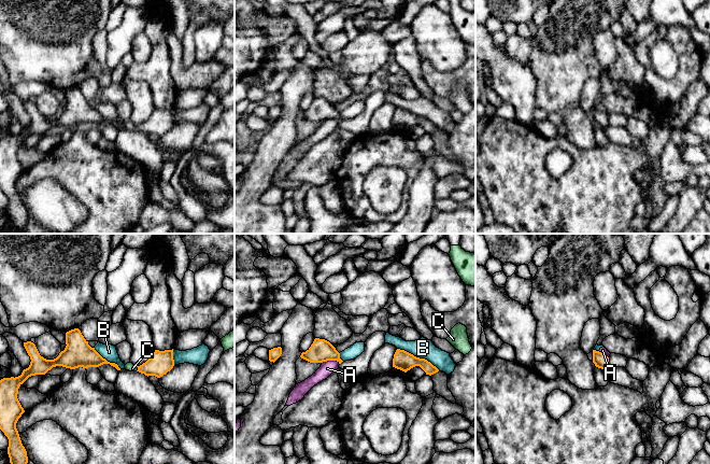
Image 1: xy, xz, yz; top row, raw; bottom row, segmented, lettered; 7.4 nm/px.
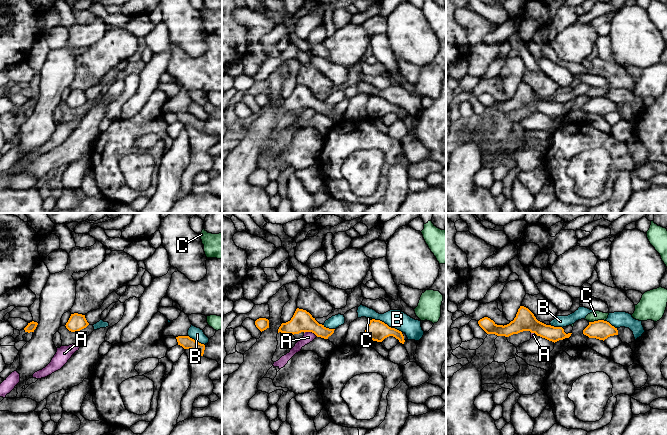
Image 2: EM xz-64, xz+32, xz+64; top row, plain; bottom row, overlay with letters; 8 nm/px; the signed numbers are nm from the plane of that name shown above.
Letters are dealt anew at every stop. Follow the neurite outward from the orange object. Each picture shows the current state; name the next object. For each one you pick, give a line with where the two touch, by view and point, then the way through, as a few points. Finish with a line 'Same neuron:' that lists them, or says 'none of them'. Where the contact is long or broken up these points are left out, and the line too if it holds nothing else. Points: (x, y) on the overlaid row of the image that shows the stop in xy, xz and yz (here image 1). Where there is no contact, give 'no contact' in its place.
Same neuron: none of them

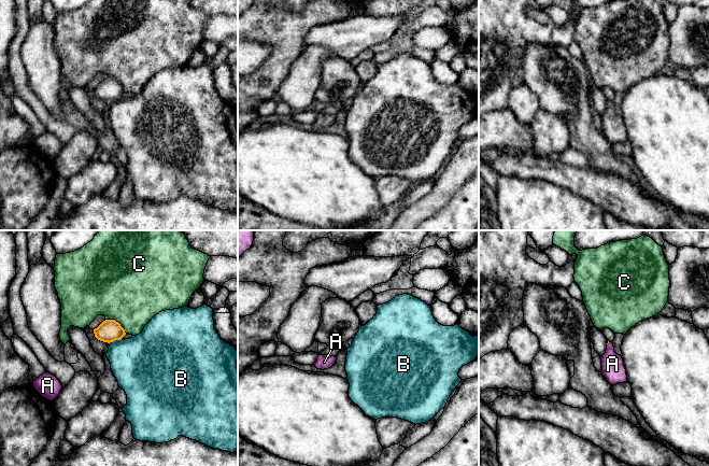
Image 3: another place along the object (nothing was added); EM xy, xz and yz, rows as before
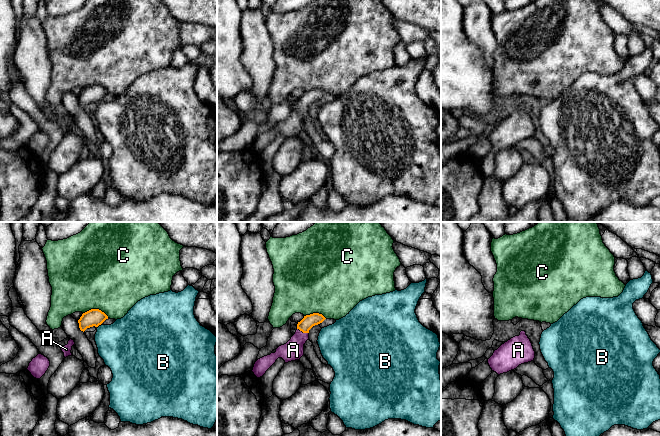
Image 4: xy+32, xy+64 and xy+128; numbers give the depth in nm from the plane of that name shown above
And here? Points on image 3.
A: no contact
Same neuron: A

